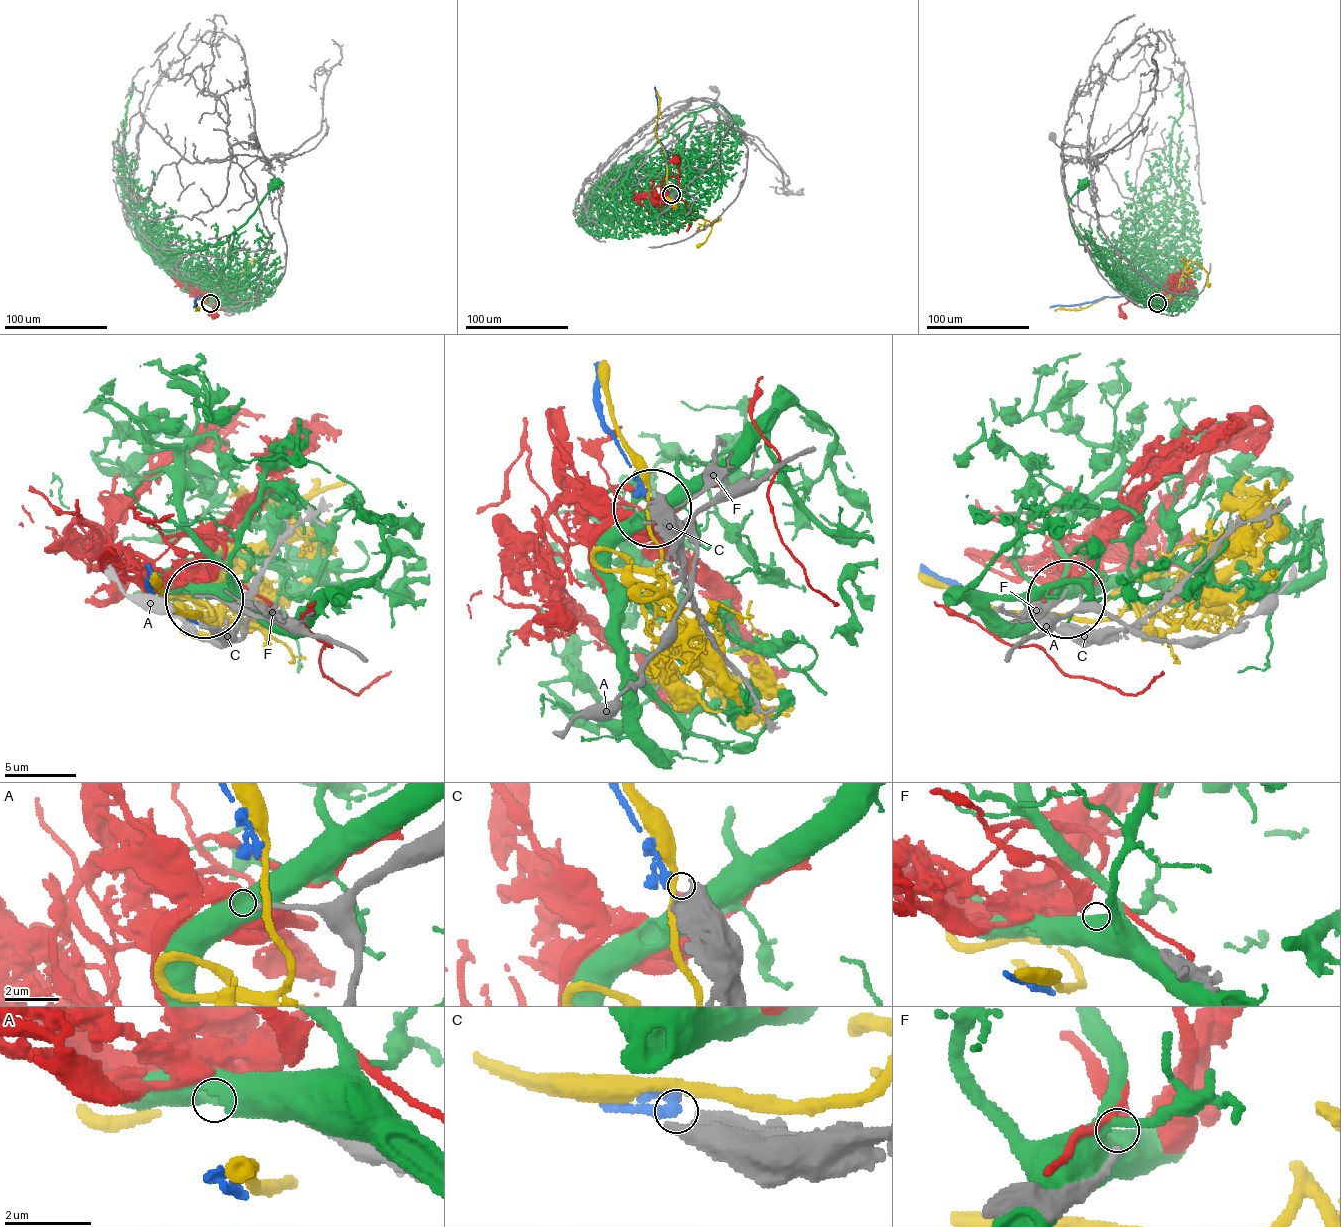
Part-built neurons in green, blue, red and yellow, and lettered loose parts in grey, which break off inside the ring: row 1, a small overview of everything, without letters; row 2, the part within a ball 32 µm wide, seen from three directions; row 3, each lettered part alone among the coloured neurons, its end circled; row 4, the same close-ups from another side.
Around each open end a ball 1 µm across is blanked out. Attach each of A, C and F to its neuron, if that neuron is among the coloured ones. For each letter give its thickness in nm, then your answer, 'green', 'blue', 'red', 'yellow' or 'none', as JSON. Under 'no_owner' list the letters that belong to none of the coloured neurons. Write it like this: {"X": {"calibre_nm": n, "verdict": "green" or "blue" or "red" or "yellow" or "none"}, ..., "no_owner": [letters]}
{"A": {"calibre_nm": 200, "verdict": "none"}, "C": {"calibre_nm": 650, "verdict": "none"}, "F": {"calibre_nm": 170, "verdict": "red"}, "no_owner": ["A", "C"]}

